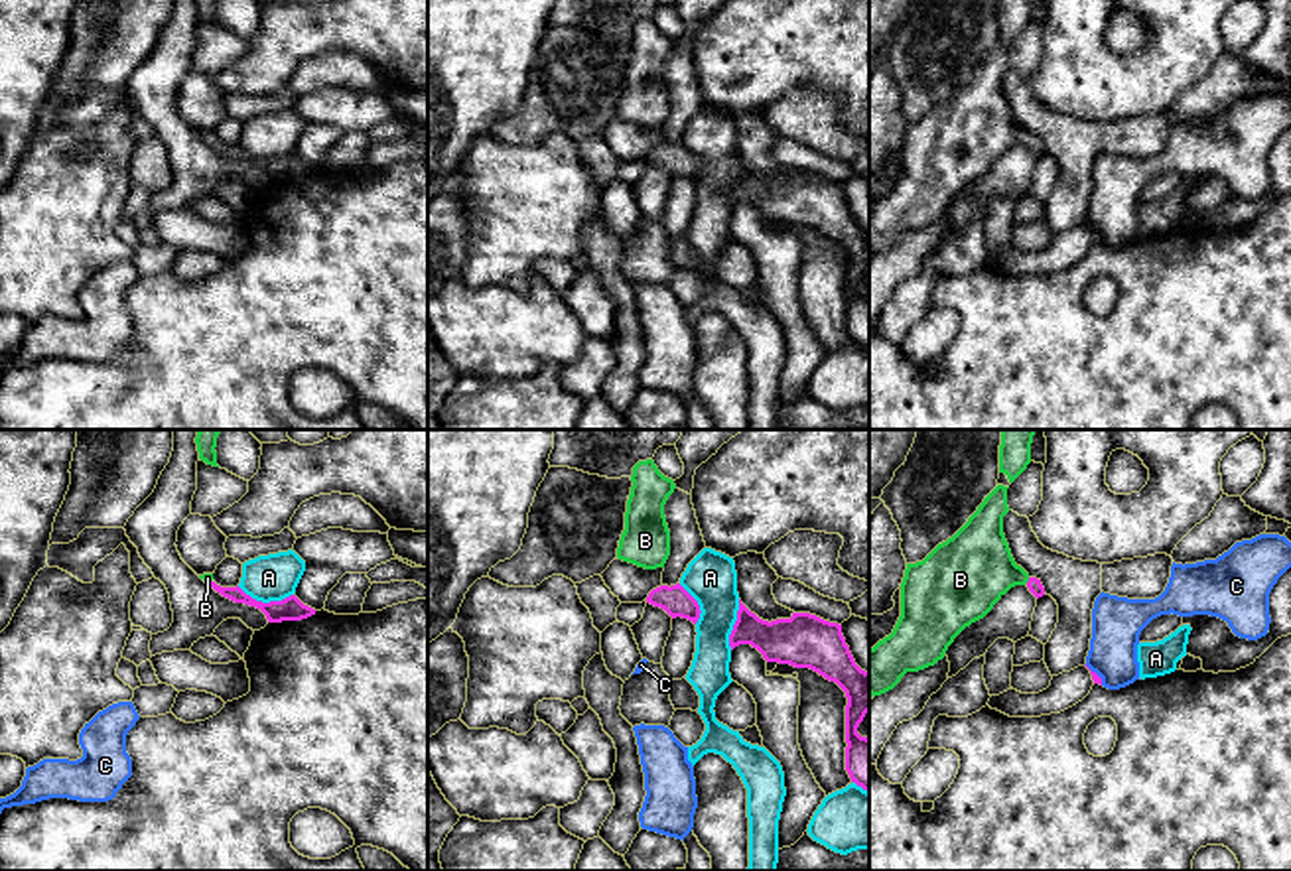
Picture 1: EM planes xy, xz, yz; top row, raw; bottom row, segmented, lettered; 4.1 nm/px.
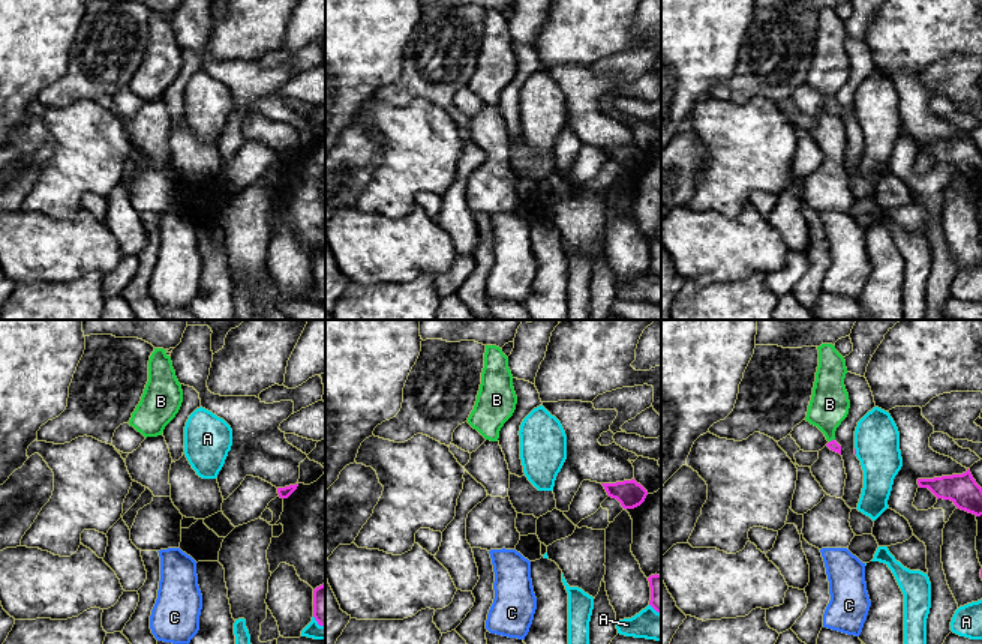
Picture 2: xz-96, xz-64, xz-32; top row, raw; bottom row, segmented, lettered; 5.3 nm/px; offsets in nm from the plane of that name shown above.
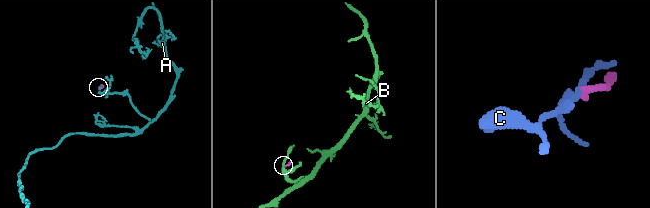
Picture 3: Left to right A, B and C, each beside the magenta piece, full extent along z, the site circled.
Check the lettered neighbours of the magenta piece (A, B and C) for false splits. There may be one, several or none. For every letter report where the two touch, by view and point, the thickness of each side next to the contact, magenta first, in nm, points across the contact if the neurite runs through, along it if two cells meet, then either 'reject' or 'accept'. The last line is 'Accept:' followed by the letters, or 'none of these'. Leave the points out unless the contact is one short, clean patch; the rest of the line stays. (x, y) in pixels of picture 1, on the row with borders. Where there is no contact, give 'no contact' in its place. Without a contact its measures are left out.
A: contact xy (265, 603); calibres 100 and 190 nm; reject
B: contact yz (1029, 580); calibres 60 and 320 nm; way yz (1033, 584), (1029, 580), (1014, 574), (968, 574); accept
C: contact yz (1096, 674); calibres 40 and 200 nm; border yz (1085, 665), (1102, 684); reject
Accept: B

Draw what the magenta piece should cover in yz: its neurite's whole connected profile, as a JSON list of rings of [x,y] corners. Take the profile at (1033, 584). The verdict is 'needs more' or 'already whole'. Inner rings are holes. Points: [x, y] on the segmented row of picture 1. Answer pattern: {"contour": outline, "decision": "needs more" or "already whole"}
{"contour": [[[1001,430],[997,487],[952,538],[938,544],[922,562],[907,564],[901,583],[901,617],[893,633],[869,648],[873,698],[893,690],[907,672],[918,672],[942,660],[954,638],[984,619],[1011,587],[1027,585],[1037,599],[1045,595],[1041,579],[1015,564],[1003,534],[1003,516],[1009,512],[1007,489],[1031,463],[1033,436],[1035,430]]], "decision": "needs more"}

